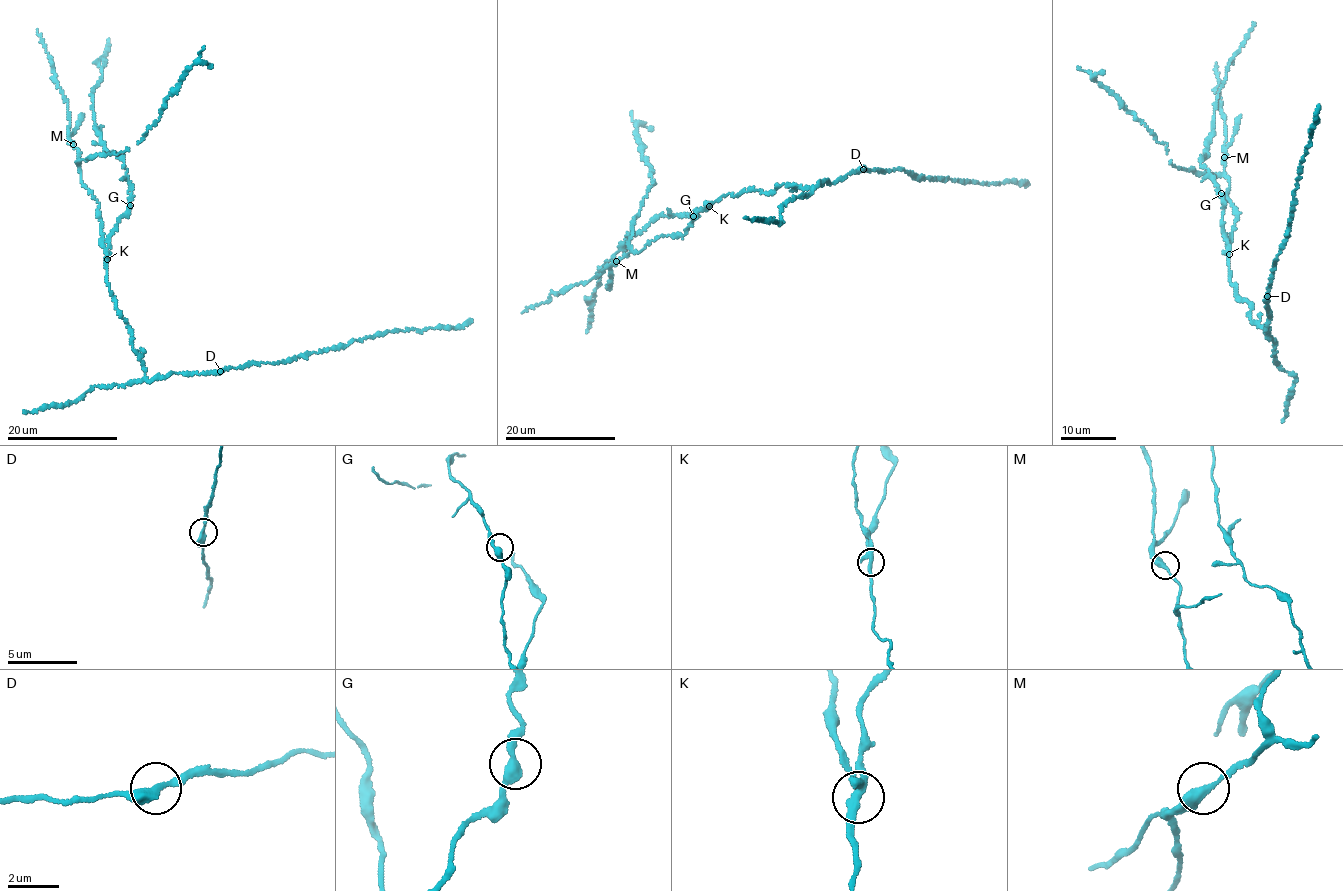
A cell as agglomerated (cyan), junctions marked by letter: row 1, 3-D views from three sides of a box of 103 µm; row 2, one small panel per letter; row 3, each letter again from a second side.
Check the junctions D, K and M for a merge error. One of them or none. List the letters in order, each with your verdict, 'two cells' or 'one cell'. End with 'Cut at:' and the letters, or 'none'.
D: one cell
K: two cells
M: one cell
Cut at: K

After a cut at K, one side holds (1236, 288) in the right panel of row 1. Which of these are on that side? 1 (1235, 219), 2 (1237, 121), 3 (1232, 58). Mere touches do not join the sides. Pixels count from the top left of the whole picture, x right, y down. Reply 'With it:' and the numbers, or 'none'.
With it: 1, 2

